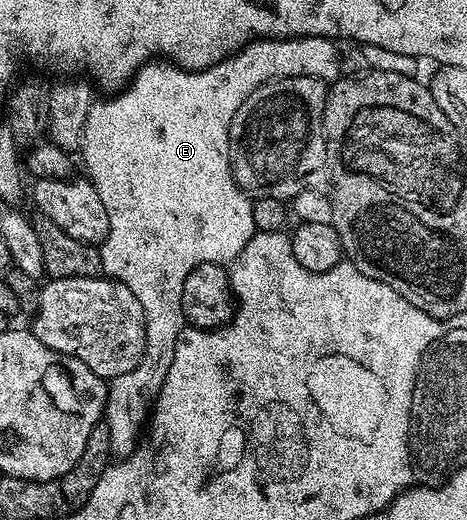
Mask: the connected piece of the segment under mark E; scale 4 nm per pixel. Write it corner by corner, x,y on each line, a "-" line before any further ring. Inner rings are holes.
304,35
300,39
258,39
248,44
247,47
236,52
235,55
229,55
220,63
215,63
212,67
207,67
201,71
185,71
184,68
176,66
171,61
149,61
137,71
132,82
127,84
123,89
109,94
108,99
97,98
90,109
90,117
86,117
86,129
82,137
82,145
79,154
84,155
84,167
86,177
94,185
98,197
102,197
102,206
106,209
106,217
110,217
110,229
103,243
99,244
100,249
100,266
105,276
117,279
134,297
138,297
138,305
142,305
144,314
144,352
134,365
126,373
114,377
108,383
108,400
104,406
104,419
110,429
110,445
112,446
112,455
123,457
129,455
134,450
137,443
142,438
142,428
149,418
150,412
156,402
158,393
163,389
166,381
166,373
170,373
170,365
174,365
174,349
178,345
178,337
186,326
184,310
182,309
182,285
186,285
186,277
190,277
192,270
203,263
218,263
221,265
231,264
232,260
246,249
246,241
255,235
257,230
254,225
254,213
252,212
252,199
245,191
241,191
236,178
232,176
232,162
228,156
230,149
230,125
234,121
234,113
264,83
271,83
274,79
289,79
290,77
314,77
320,79
329,85
341,78
341,52
336,52
337,44
331,39
323,39
317,35
-
168,239
200,239
200,255
144,255
144,251
168,251

